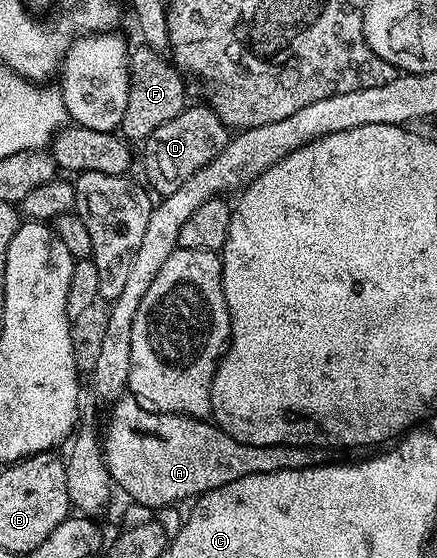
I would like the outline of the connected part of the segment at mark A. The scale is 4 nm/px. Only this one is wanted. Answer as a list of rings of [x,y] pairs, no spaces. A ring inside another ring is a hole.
[[[121,397],[111,404],[108,428],[102,431],[104,461],[111,482],[129,495],[133,504],[168,509],[183,499],[195,500],[238,477],[315,467],[325,462],[323,450],[294,445],[255,447],[234,441],[215,422],[153,411],[135,397]]]

